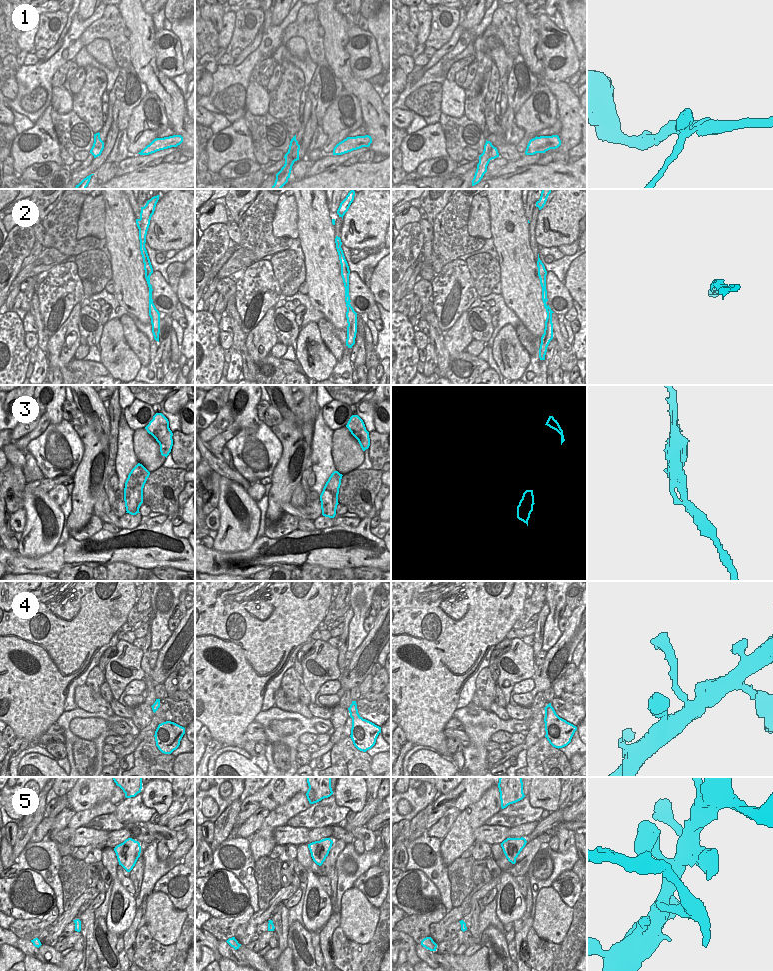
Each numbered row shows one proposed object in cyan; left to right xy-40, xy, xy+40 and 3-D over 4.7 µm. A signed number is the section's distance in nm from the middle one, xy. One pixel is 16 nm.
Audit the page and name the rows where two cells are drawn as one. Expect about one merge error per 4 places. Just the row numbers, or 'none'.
1, 5.

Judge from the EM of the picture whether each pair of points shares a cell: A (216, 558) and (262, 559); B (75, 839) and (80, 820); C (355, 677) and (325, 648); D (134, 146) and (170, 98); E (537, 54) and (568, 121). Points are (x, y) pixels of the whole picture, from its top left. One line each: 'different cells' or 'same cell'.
A: same cell
B: different cells
C: different cells
D: different cells
E: same cell

